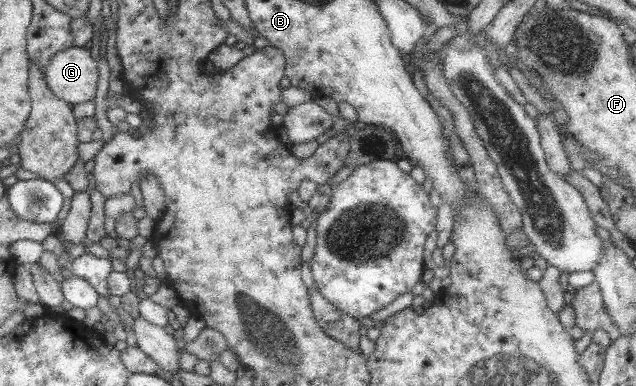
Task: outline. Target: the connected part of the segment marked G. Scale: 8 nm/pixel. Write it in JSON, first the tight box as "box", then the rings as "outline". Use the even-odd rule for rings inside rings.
{"box":[47,46,98,105],"outline":[[[78,46],[57,53],[47,70],[50,90],[70,105],[93,101],[98,91],[98,60]]]}

